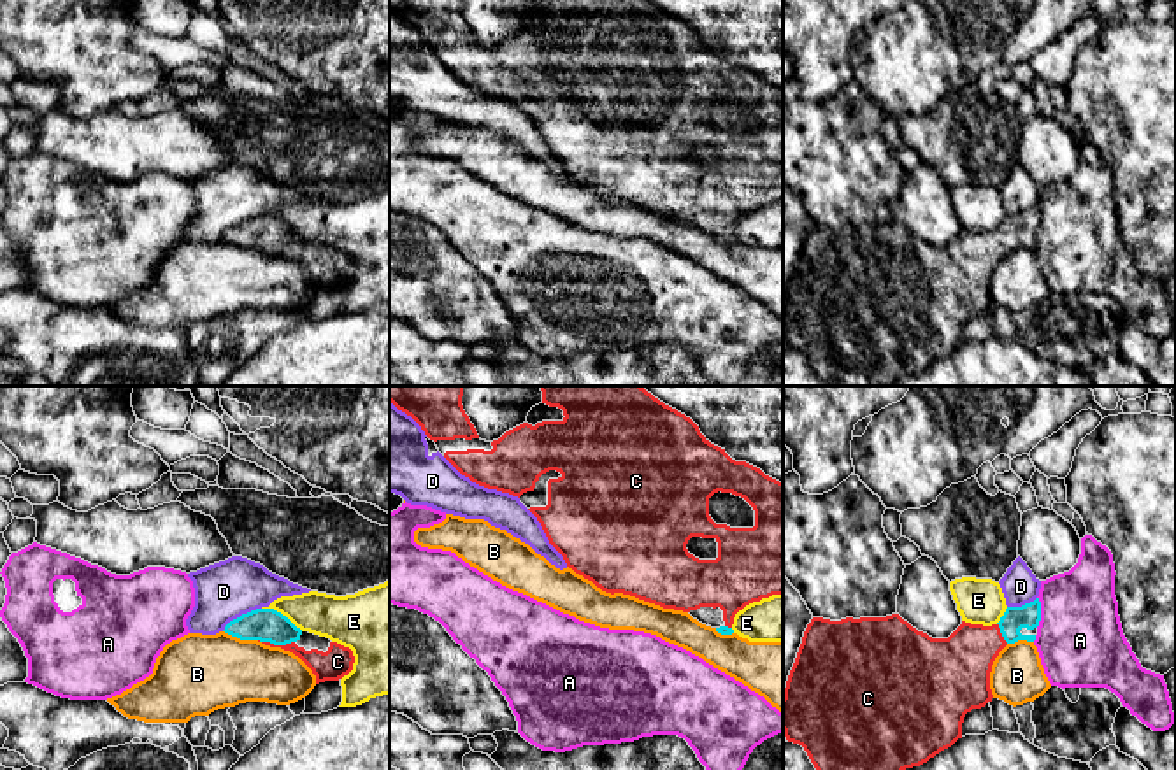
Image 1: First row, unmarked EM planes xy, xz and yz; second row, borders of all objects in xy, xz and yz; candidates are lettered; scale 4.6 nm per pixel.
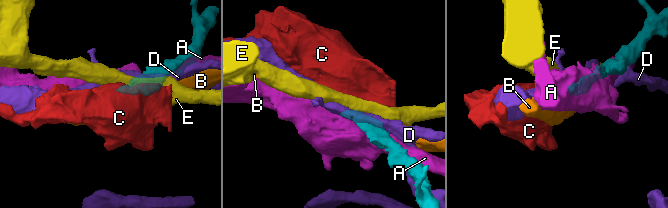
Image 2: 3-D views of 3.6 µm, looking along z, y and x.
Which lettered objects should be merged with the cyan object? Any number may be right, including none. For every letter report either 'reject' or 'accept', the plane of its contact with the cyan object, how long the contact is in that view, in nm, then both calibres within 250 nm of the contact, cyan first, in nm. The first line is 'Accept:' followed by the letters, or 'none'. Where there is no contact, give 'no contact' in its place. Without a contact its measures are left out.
Accept: C
A: reject; meets cyan in yz; contact 140 nm long; 110 nm thick on the cyan side, 400 nm on the other
B: reject; meets cyan in xy; contact 170 nm long; 160 nm thick on the cyan side, 360 nm on the other
C: accept; meets cyan in xy; contact 170 nm long; 160 nm thick on the cyan side, 130 nm on the other
D: reject; meets cyan in xy; contact 220 nm long; 160 nm thick on the cyan side, 280 nm on the other
E: reject; meets cyan in xy; contact 220 nm long; 160 nm thick on the cyan side, 200 nm on the other

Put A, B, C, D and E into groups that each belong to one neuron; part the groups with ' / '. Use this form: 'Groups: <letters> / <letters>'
Groups: A / B / C / D / E

